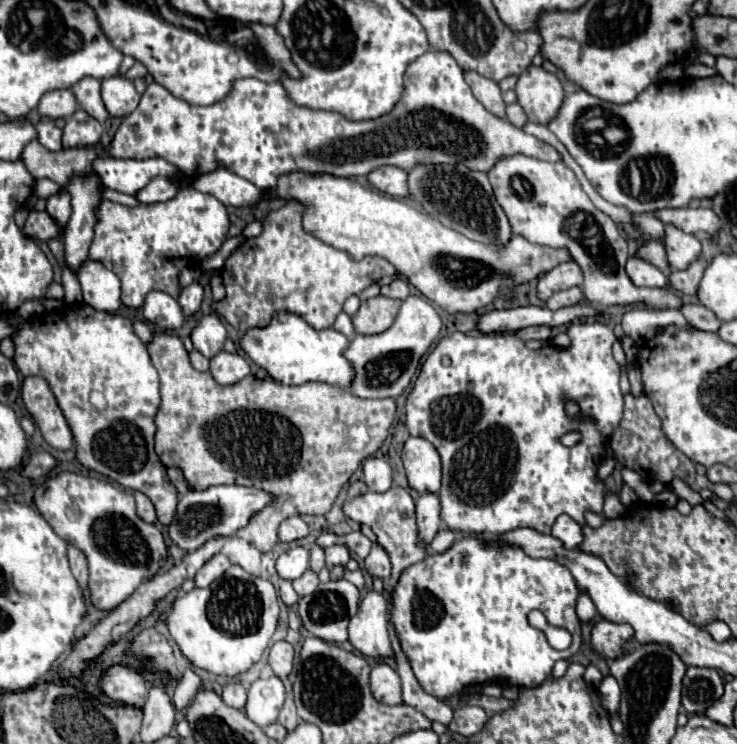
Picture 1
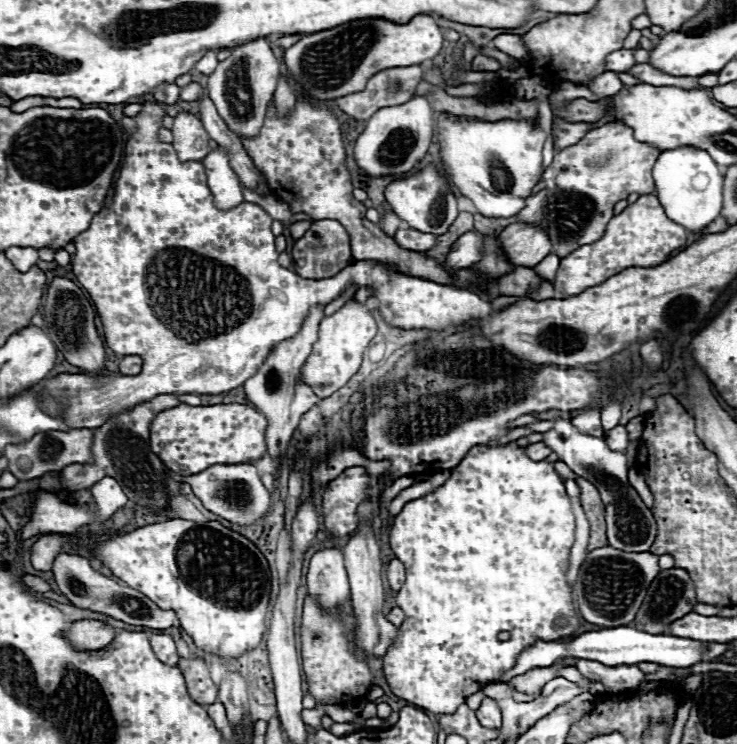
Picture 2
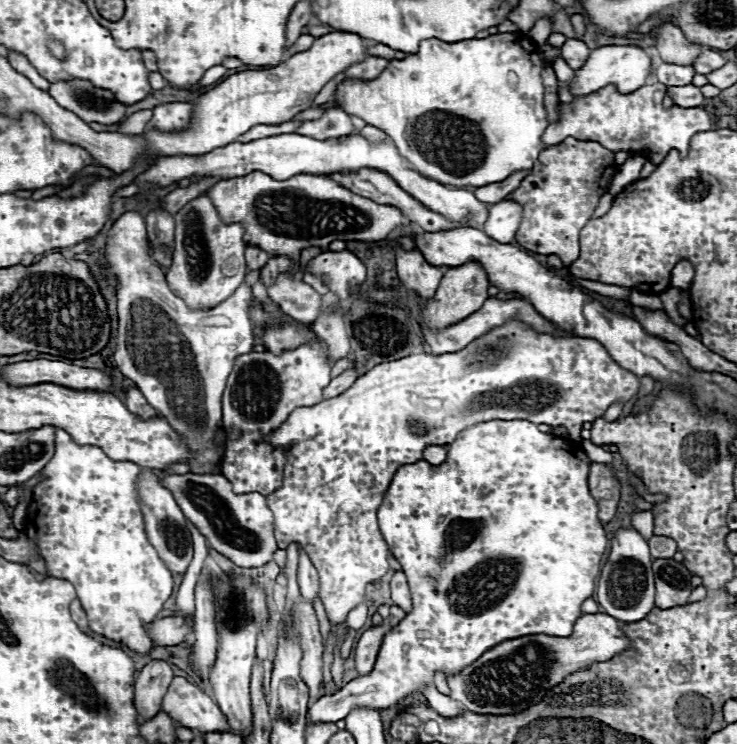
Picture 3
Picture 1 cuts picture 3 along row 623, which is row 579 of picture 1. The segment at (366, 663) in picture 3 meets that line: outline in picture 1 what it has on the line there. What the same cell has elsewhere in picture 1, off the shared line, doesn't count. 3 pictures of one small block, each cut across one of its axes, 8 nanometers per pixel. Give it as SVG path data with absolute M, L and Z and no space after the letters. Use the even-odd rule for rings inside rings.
M372 544L372 550L364 562L372 576L382 578L384 582L390 578L390 556L386 556L386 550L380 544Z

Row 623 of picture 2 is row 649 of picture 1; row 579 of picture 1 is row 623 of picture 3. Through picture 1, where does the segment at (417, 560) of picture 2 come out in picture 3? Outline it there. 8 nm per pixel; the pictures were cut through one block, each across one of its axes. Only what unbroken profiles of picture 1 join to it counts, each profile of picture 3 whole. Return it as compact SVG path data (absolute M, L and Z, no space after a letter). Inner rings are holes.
M492 420L484 422L478 426L472 426L470 430L464 430L456 442L448 446L448 458L446 462L432 466L426 460L410 464L410 466L400 466L398 472L394 474L390 488L384 494L382 506L378 508L378 522L380 530L390 546L390 552L396 556L396 560L402 564L402 570L408 578L410 592L412 592L412 612L386 634L382 642L382 650L376 658L376 666L370 674L358 676L350 680L342 690L338 690L332 696L322 696L308 708L308 720L312 724L324 724L324 722L338 722L344 720L346 714L354 706L370 706L374 710L390 708L398 704L402 698L414 694L420 690L420 686L432 684L434 672L442 670L444 674L456 674L462 670L462 666L468 666L470 662L478 660L490 646L496 646L498 642L510 640L510 638L520 638L528 634L548 634L548 636L570 636L572 626L576 618L582 614L580 606L586 598L592 596L594 592L594 582L600 574L600 560L606 548L606 532L602 528L602 522L598 520L598 504L588 492L588 466L590 458L584 454L582 446L558 438L552 434L544 434L538 430L536 424L528 420Z

